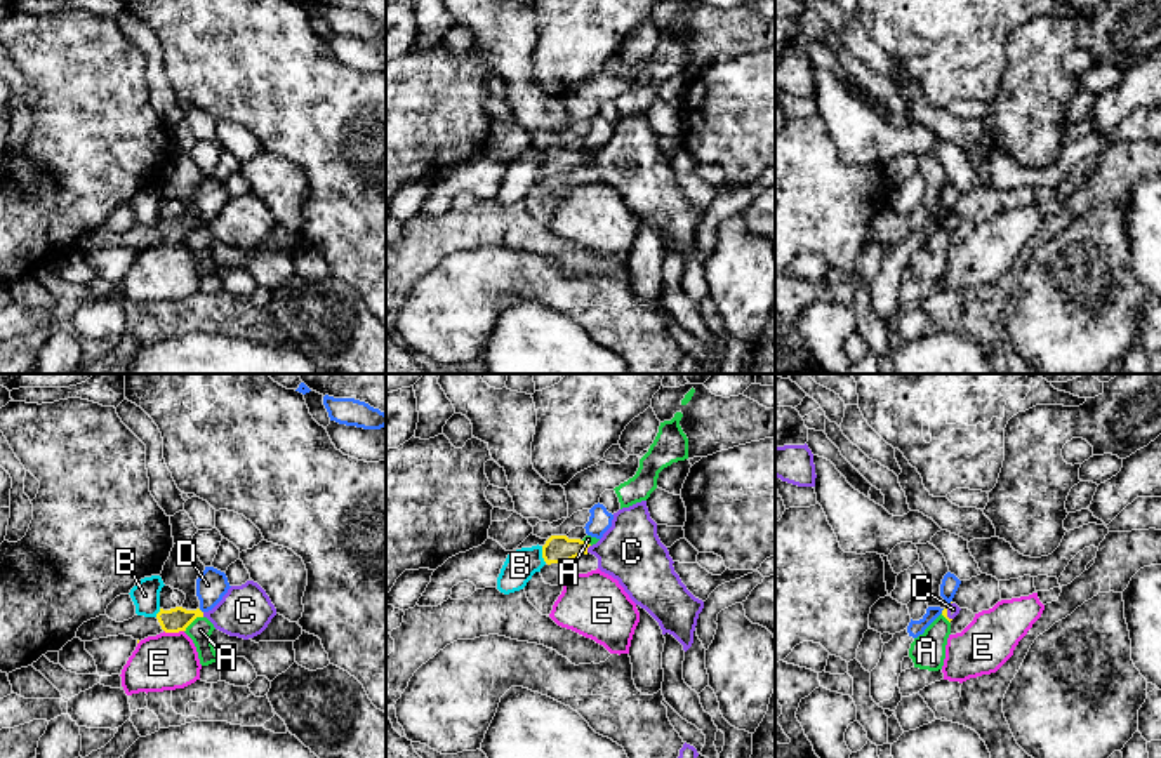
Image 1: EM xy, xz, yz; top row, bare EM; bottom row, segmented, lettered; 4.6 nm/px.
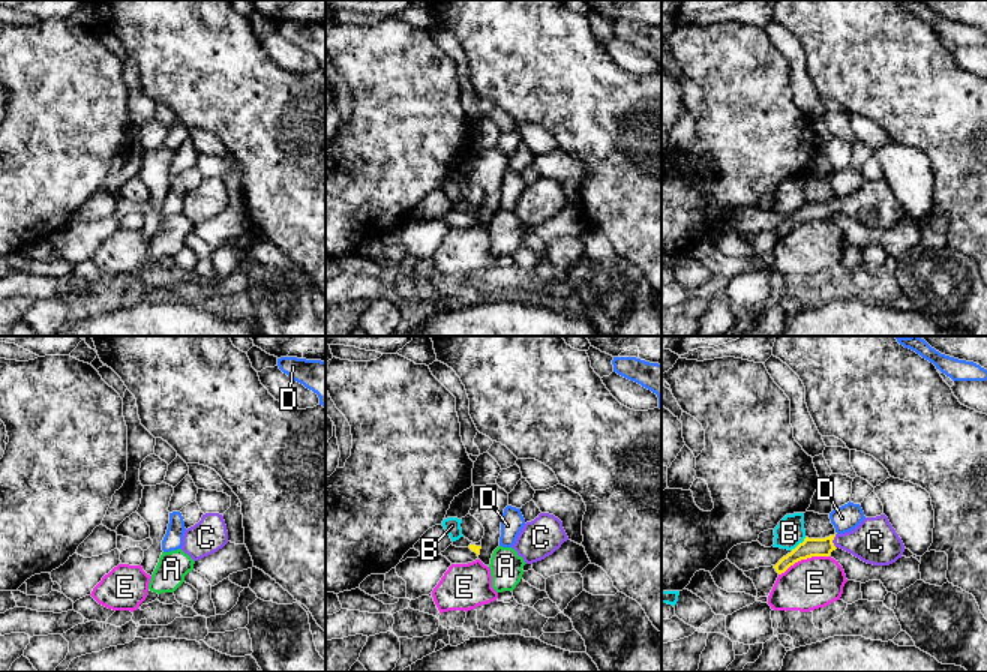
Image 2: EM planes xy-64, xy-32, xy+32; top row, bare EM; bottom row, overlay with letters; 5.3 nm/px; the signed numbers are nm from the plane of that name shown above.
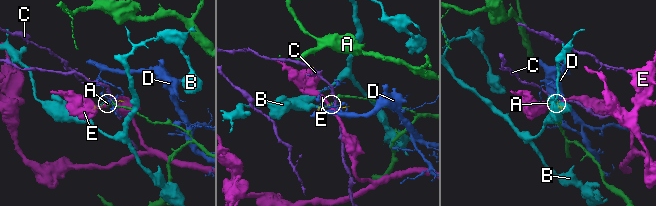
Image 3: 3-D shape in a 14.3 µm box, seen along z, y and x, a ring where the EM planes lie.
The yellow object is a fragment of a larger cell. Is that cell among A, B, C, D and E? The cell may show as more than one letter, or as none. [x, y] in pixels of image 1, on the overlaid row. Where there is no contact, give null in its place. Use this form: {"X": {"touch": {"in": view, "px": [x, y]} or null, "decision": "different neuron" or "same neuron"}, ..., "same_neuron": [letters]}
{"A": {"touch": {"in": "xy", "px": [192, 621]}, "decision": "different neuron"}, "B": {"touch": {"in": "xz", "px": [543, 555]}, "decision": "different neuron"}, "C": {"touch": {"in": "xz", "px": [588, 546]}, "decision": "same neuron"}, "D": {"touch": {"in": "xy", "px": [200, 611]}, "decision": "different neuron"}, "E": {"touch": {"in": "xy", "px": [174, 631]}, "decision": "different neuron"}, "same_neuron": ["C"]}

